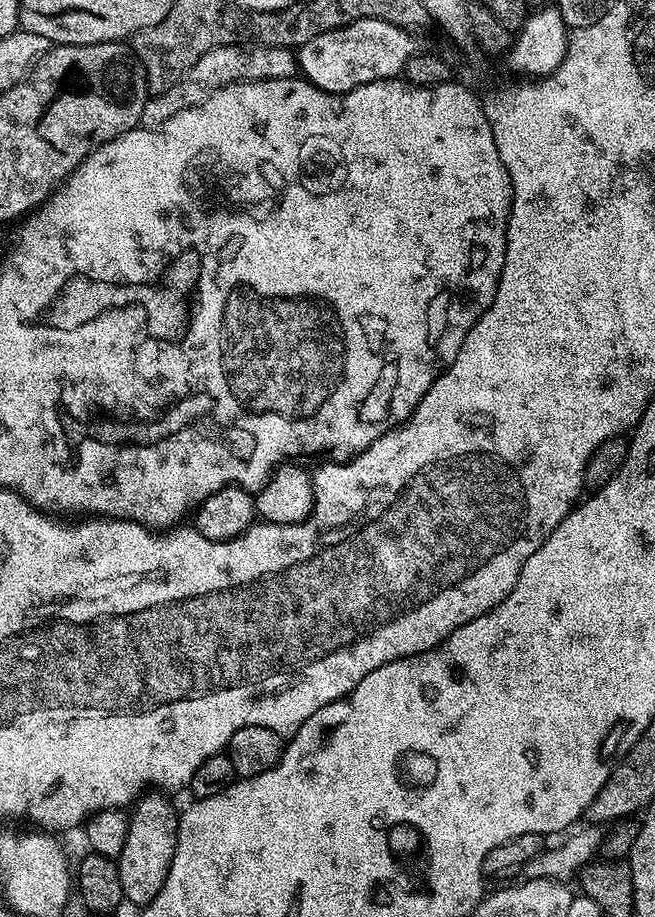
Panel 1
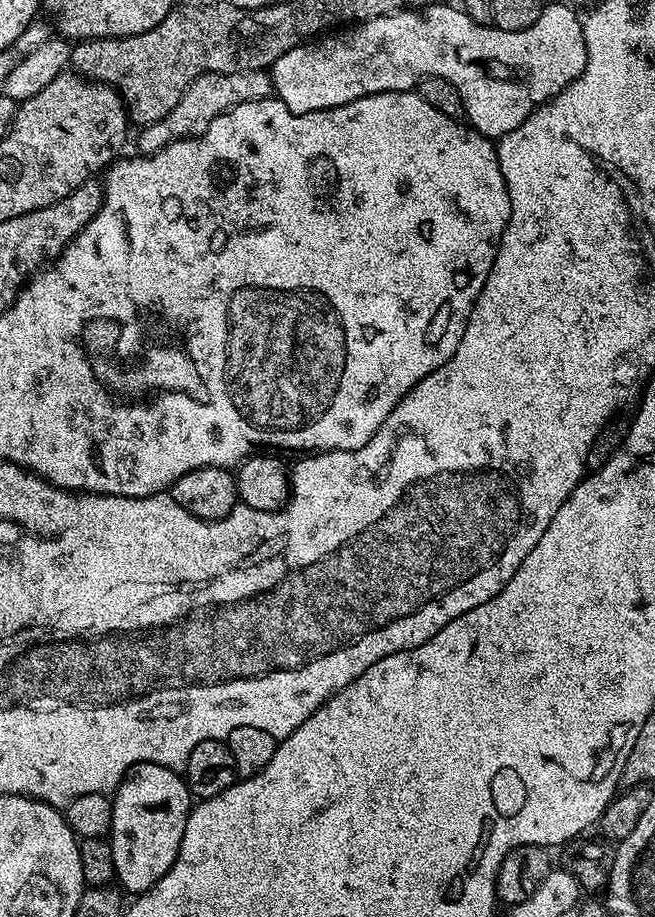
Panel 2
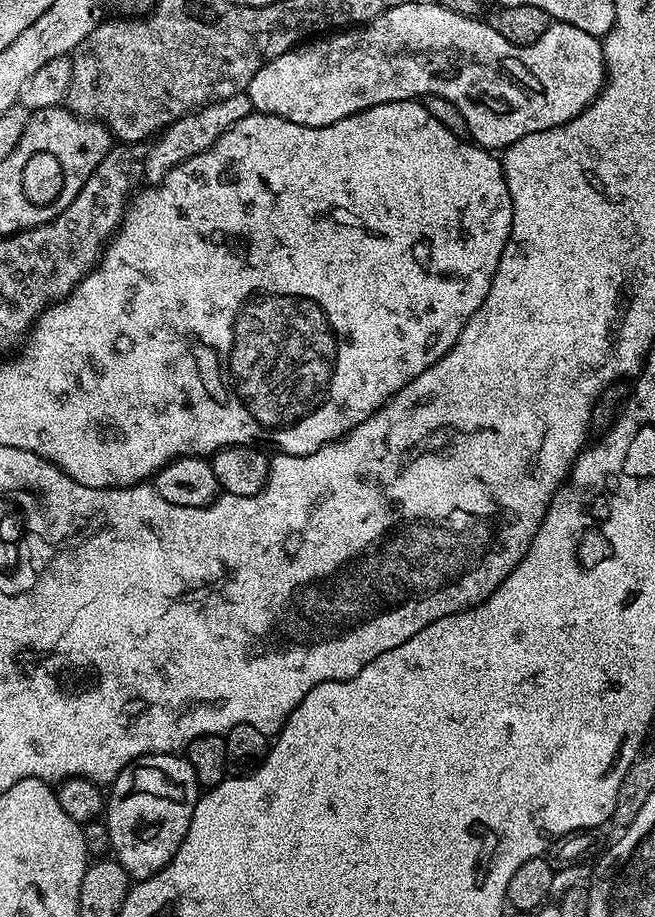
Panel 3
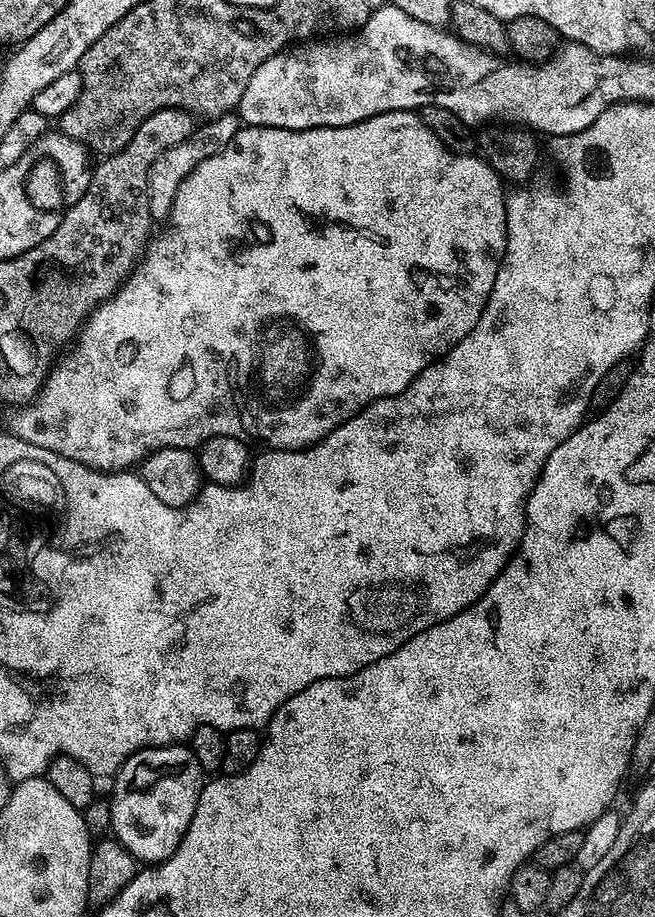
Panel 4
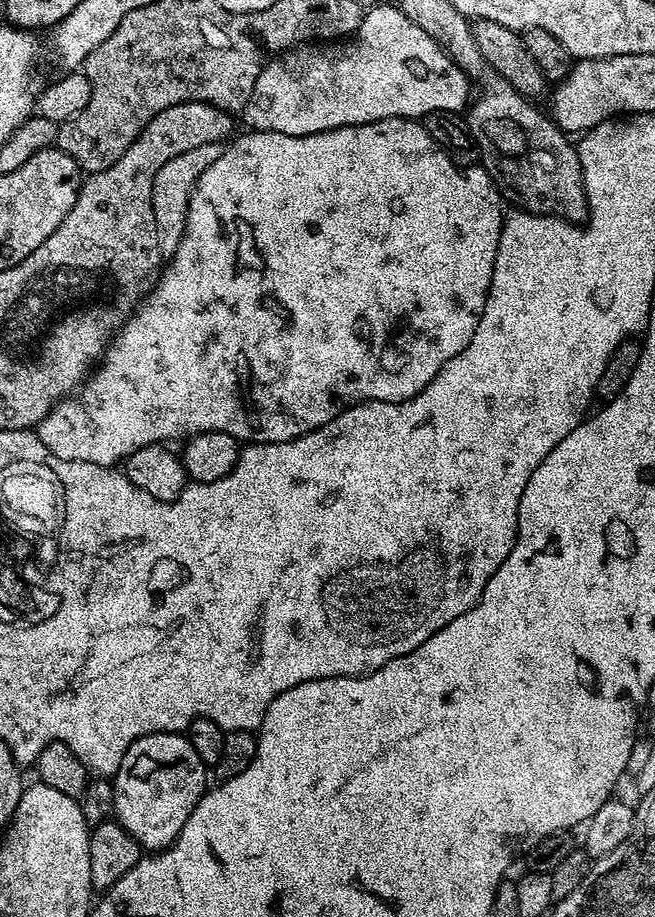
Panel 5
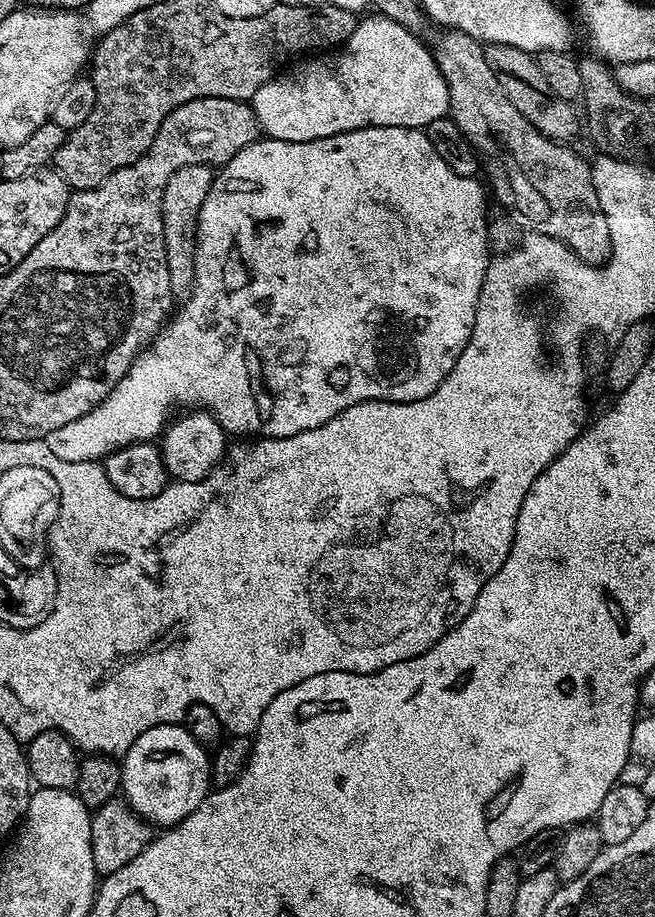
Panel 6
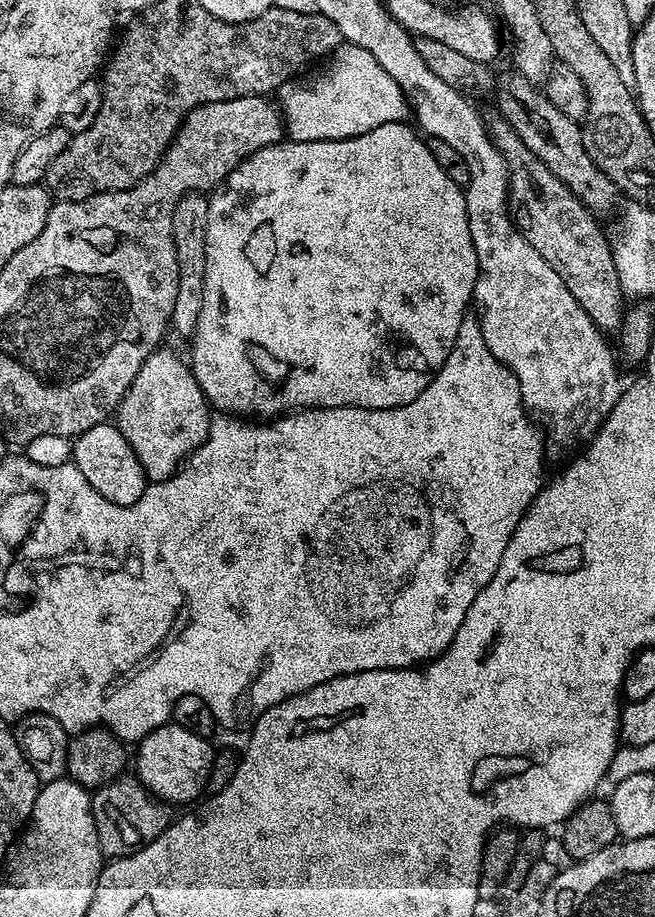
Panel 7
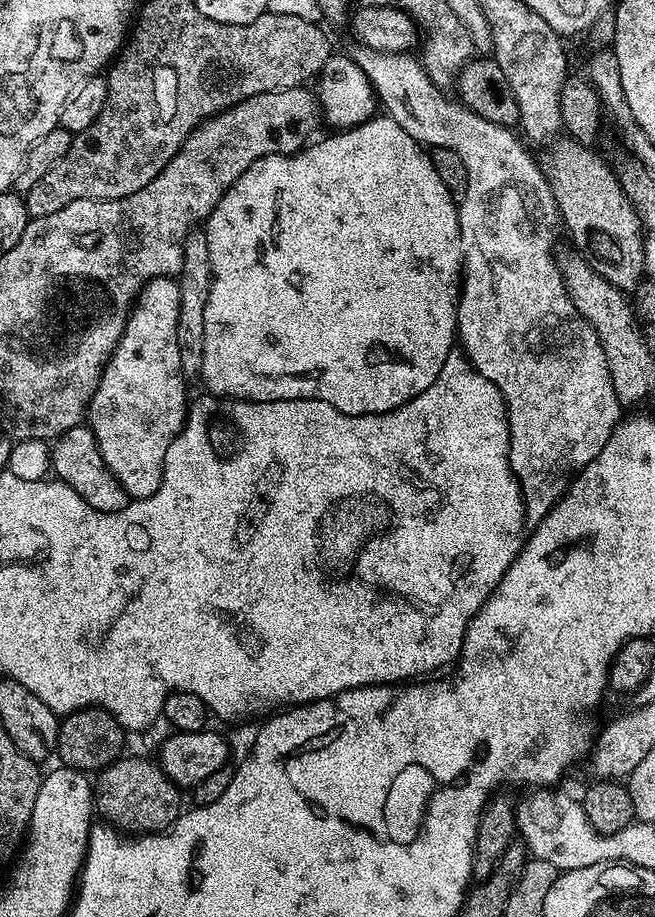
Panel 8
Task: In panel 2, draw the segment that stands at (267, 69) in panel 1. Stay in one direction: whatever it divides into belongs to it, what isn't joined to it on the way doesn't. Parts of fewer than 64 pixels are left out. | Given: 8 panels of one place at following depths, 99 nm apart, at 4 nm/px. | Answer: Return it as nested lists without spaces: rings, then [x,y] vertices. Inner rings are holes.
[[[246,68],[242,72],[206,72],[199,76],[187,90],[181,94],[178,106],[158,122],[139,129],[140,137],[136,144],[145,156],[152,156],[158,150],[170,146],[175,140],[184,140],[188,136],[200,136],[224,112],[229,112],[247,100],[267,100],[273,95],[272,78],[267,71],[259,68]]]

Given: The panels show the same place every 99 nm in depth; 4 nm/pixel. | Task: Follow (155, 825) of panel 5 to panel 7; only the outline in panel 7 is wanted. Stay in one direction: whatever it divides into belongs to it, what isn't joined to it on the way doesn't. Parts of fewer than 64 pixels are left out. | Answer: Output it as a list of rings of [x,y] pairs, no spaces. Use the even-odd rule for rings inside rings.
[[[166,723],[160,728],[155,728],[145,740],[139,741],[137,748],[140,749],[134,752],[135,775],[153,796],[169,805],[191,805],[201,799],[200,791],[203,793],[208,787],[208,775],[214,755],[214,748],[208,744],[211,743],[205,737],[190,734],[190,730],[177,724]]]

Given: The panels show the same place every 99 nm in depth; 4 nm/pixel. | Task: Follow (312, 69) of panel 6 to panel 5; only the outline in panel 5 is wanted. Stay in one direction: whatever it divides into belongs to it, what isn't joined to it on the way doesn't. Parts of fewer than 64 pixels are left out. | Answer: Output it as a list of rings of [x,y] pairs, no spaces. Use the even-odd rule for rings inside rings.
[[[384,4],[381,8],[369,7],[365,11],[364,21],[362,21],[356,33],[354,33],[354,38],[349,39],[347,43],[332,42],[324,47],[297,46],[279,58],[269,59],[268,63],[264,65],[262,74],[258,74],[258,82],[254,82],[254,90],[246,102],[242,119],[248,123],[247,127],[249,129],[257,132],[281,132],[282,134],[290,134],[291,136],[305,136],[306,134],[314,134],[315,132],[325,132],[331,128],[341,128],[342,126],[350,126],[351,124],[365,124],[366,122],[385,120],[386,118],[406,118],[407,120],[411,120],[413,118],[423,118],[430,115],[431,112],[455,112],[460,114],[470,104],[468,87],[470,88],[470,81],[467,74],[445,54],[440,44],[434,42],[434,38],[430,38],[430,34],[426,34],[426,30],[422,30],[422,26],[410,22],[410,18],[406,18],[406,14],[400,11],[399,7],[392,5],[391,8],[390,5]]]

